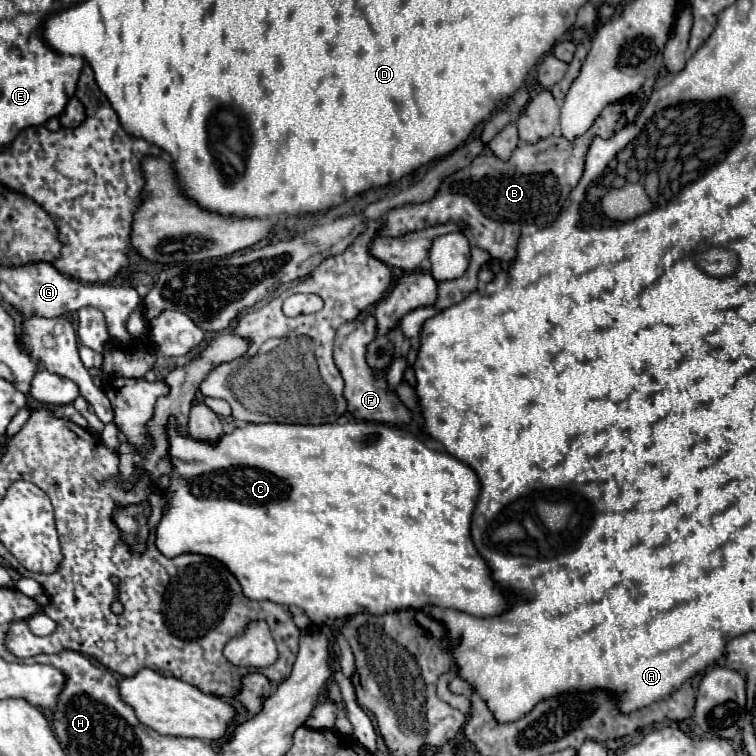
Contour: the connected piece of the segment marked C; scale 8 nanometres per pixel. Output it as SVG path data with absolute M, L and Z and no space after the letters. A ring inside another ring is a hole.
M169 417L169 459L173 465L171 485L165 491L167 505L165 513L155 529L155 545L165 557L179 557L181 553L201 553L205 557L213 557L221 561L239 581L245 597L257 601L273 601L281 605L295 605L305 611L305 615L321 625L327 619L349 617L355 613L373 613L381 615L387 611L399 609L423 609L427 603L435 603L439 607L451 607L477 617L491 617L503 613L507 609L507 597L493 583L489 569L481 555L477 553L469 525L471 515L479 497L479 479L469 469L469 465L457 461L449 453L433 451L425 447L419 439L415 439L409 431L381 425L373 421L355 421L355 423L325 423L325 425L289 425L289 423L249 423L245 427L237 427L231 433L223 433L215 443L213 441L197 441L189 435L183 435L177 425L173 425L173 417ZM199 477L201 479L201 497L195 497L189 489L189 483Z

